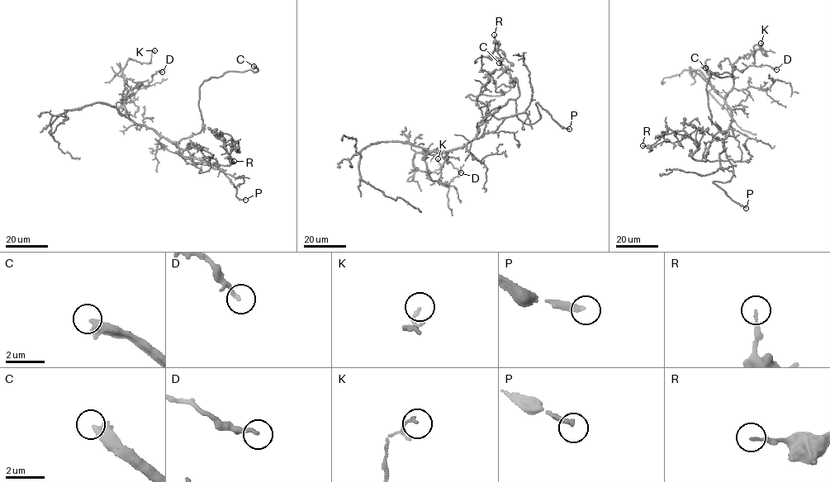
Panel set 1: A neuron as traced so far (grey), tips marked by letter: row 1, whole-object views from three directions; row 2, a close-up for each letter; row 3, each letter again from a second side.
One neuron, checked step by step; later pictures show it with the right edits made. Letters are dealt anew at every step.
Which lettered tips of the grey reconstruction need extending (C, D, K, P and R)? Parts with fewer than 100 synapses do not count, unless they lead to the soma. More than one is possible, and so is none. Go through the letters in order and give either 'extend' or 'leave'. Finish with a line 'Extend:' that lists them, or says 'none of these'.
C: extend
D: leave
K: leave
P: extend
R: leave
Extend: C, P

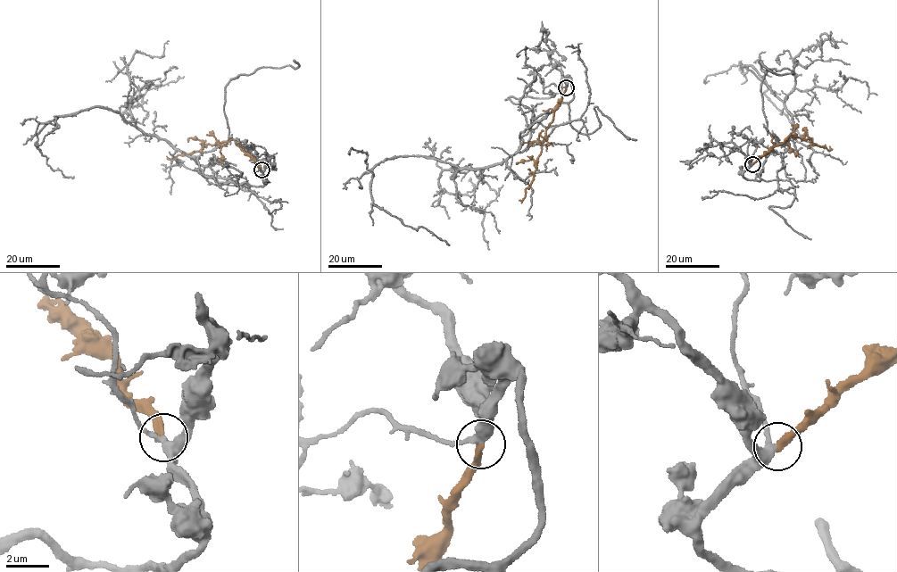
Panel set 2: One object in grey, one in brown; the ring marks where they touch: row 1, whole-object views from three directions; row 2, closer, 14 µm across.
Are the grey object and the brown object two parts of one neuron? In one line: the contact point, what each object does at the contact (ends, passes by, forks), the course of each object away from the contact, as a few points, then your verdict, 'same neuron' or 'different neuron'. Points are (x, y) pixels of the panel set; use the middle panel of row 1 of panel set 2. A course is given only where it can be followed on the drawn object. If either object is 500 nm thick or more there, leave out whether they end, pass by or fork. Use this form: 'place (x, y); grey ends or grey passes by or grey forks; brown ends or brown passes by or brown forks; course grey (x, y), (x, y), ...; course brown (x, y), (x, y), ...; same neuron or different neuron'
place (566, 87); grey passes by; brown ends; course grey (566, 87), (571, 79), (572, 99), (521, 132), (497, 165), (413, 155), (375, 165), (374, 205), (449, 245); course brown (566, 87), (554, 111), (553, 121), (547, 128), (533, 180), (526, 188), (524, 197), (519, 200); same neuron

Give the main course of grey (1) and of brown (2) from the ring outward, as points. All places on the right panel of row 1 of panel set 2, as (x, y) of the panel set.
1: (752, 164), (743, 176), (759, 180), (793, 121), (765, 79), (742, 65), (806, 141), (824, 147)
2: (752, 164), (792, 135), (809, 138), (828, 151), (829, 146)

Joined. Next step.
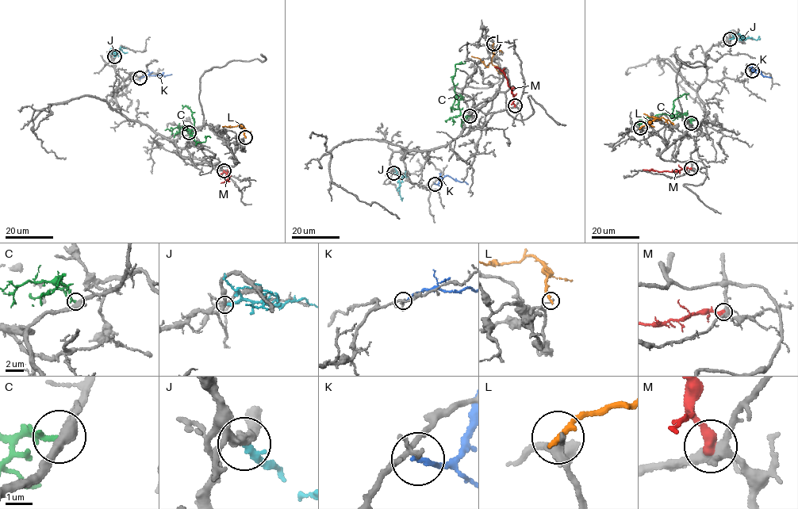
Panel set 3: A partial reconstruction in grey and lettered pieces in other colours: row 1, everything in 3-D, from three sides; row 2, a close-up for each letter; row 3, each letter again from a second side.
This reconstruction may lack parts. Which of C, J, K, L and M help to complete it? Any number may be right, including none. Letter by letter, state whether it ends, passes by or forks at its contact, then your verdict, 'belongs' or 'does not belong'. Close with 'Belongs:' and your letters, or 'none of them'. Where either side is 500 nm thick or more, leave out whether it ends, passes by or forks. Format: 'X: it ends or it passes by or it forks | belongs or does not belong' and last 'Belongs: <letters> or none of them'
C: it ends | belongs
J: it ends | does not belong
K: it ends | does not belong
L: it ends | does not belong
M: it ends | does not belong
Belongs: C

